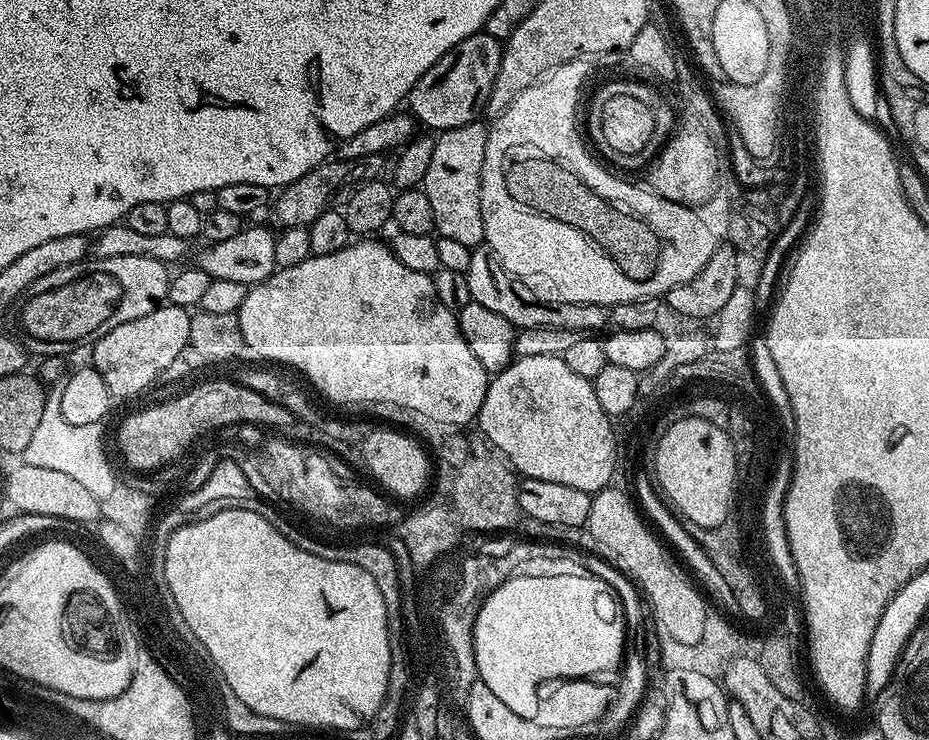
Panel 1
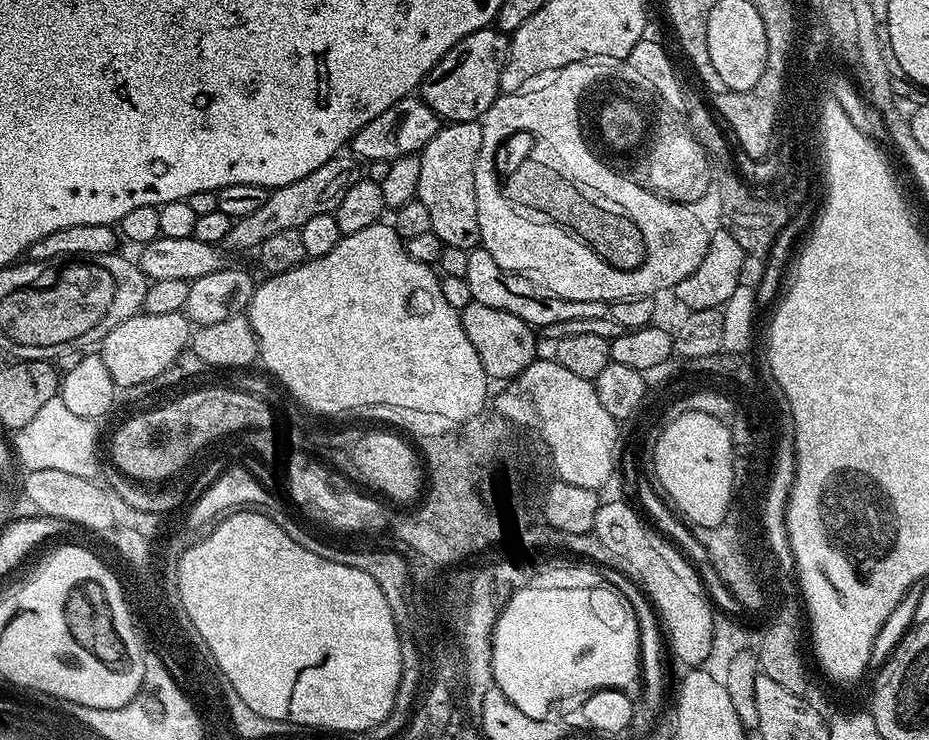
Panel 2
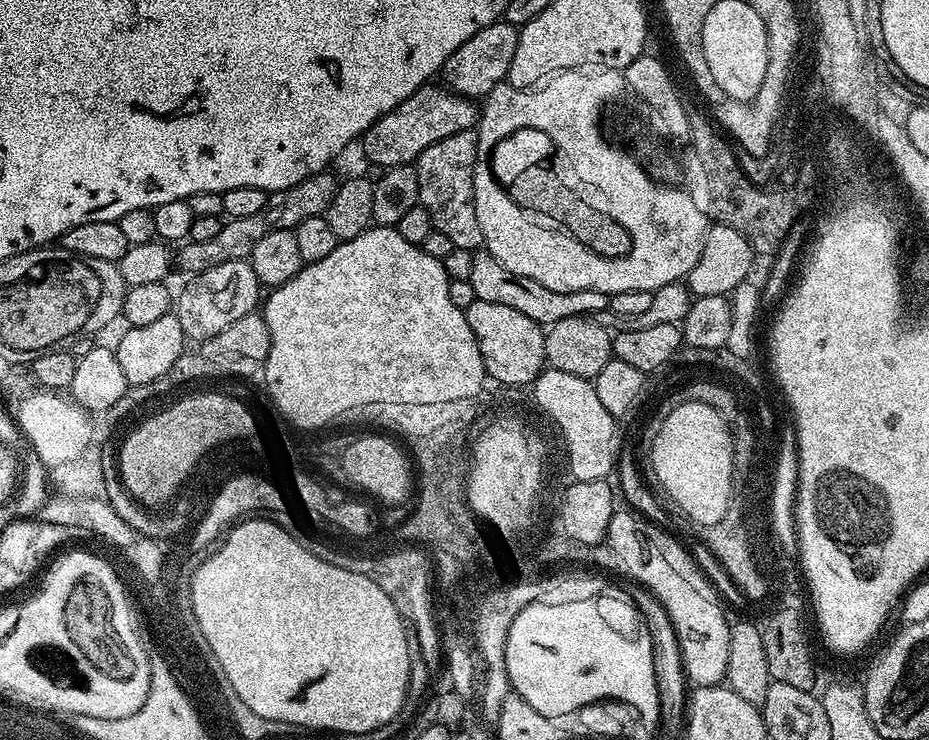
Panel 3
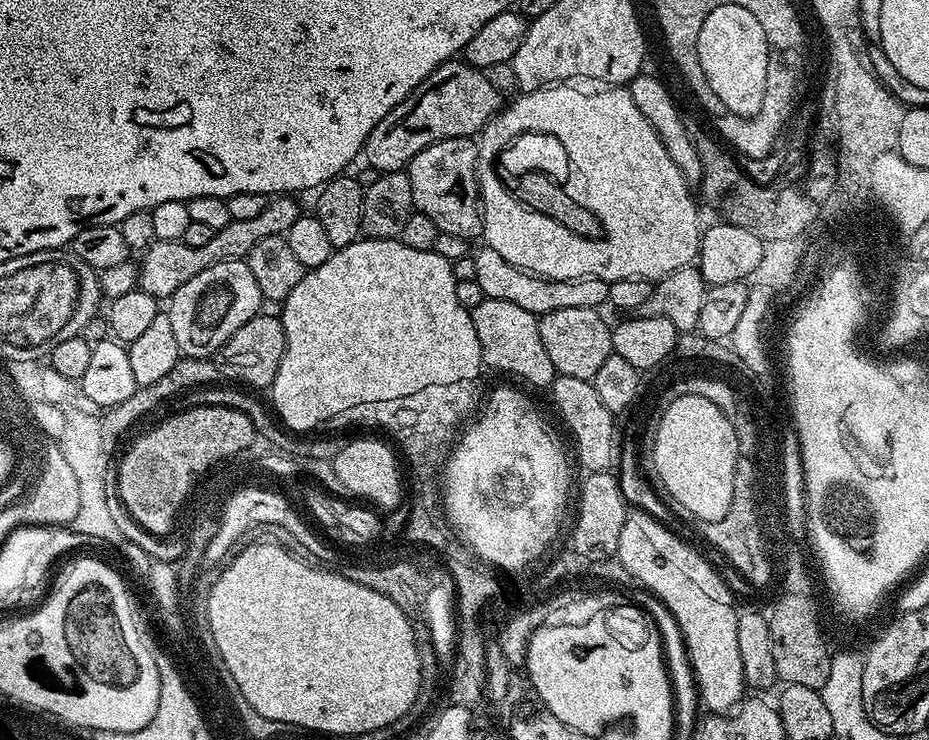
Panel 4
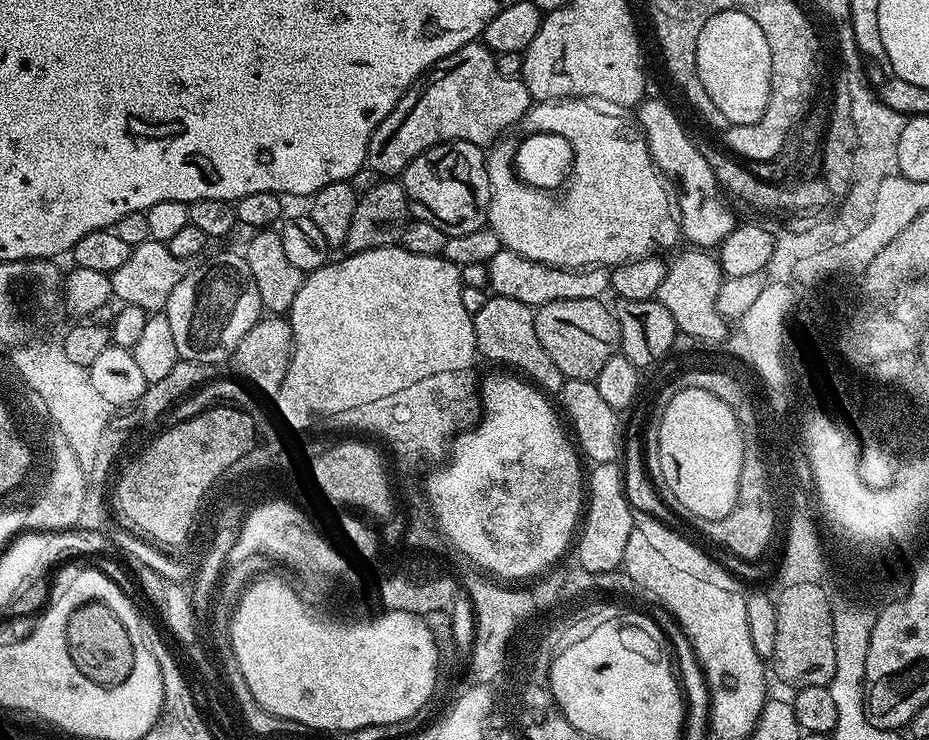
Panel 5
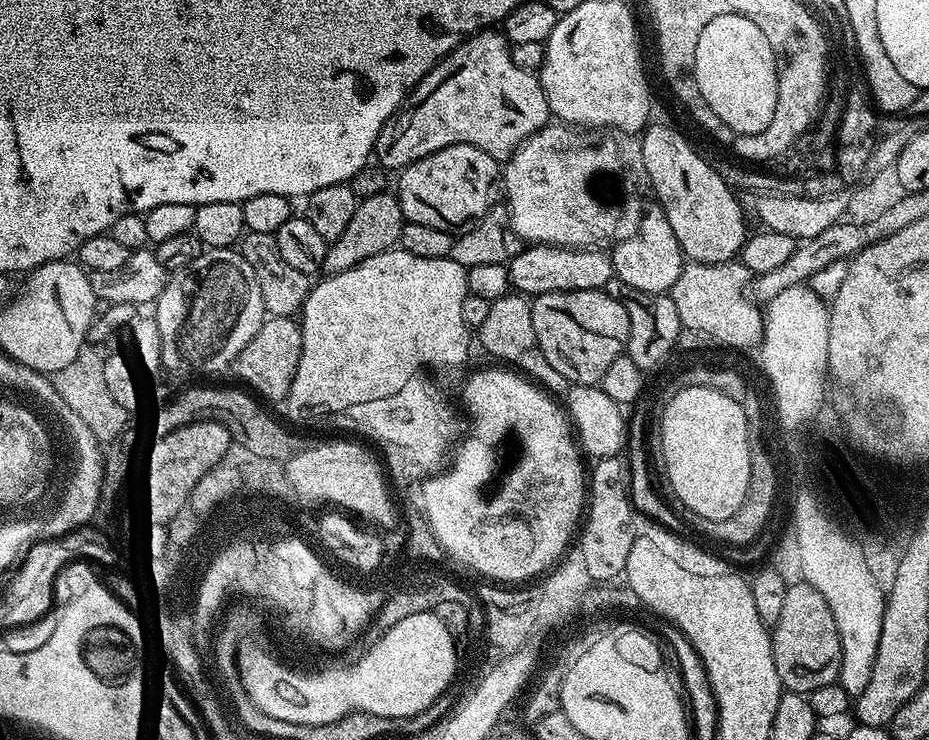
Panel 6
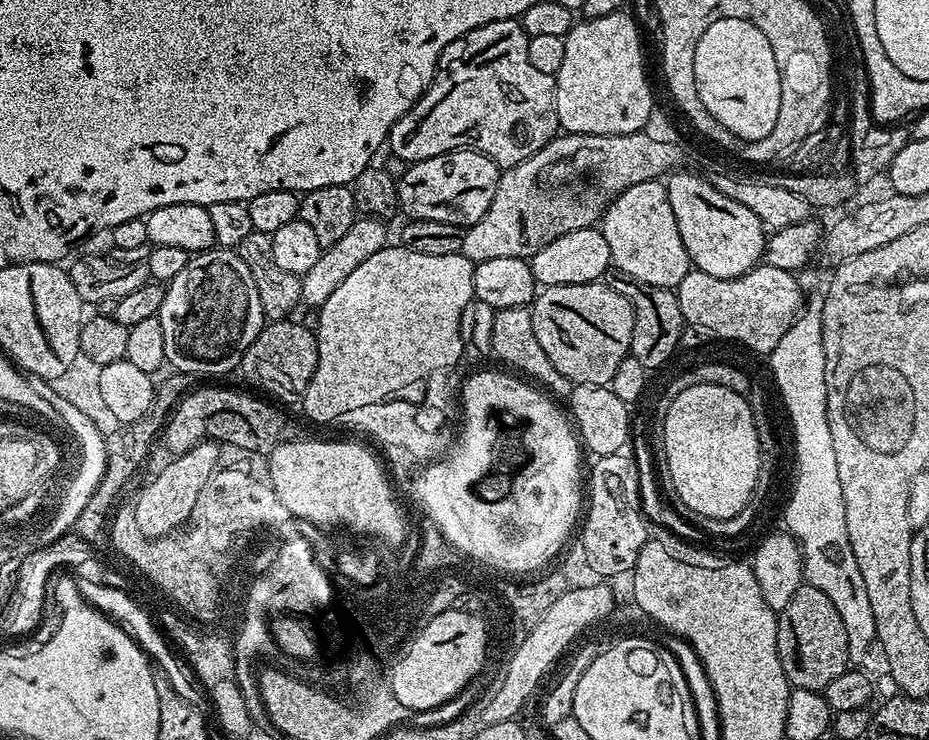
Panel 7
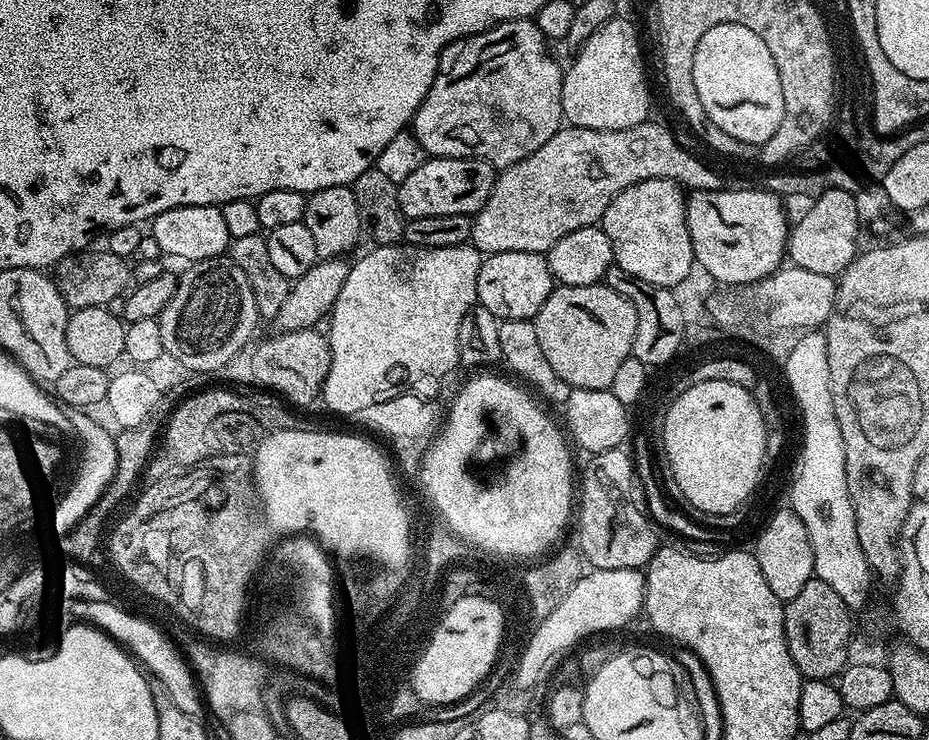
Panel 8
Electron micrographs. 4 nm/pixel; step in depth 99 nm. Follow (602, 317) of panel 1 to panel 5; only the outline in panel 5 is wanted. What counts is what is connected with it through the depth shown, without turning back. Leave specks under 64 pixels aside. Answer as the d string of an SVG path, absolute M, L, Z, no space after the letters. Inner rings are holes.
M501 247L488 260L488 288L502 298L514 298L514 302L522 302L529 306L539 306L546 302L562 302L570 298L601 299L610 288L610 272L607 267L587 268L555 268L549 264L539 264L530 258L522 258L522 254L510 251L509 248Z

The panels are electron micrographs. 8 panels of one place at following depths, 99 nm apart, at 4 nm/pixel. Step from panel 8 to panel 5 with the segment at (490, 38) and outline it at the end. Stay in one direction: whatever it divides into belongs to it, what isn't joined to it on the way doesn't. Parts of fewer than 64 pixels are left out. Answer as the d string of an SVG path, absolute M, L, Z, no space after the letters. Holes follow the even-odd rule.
M482 42L462 46L445 60L439 60L423 77L424 88L405 92L396 109L374 130L368 143L367 167L378 170L381 177L396 178L418 154L435 144L468 140L488 146L515 128L534 101L523 79L500 72L496 60Z

